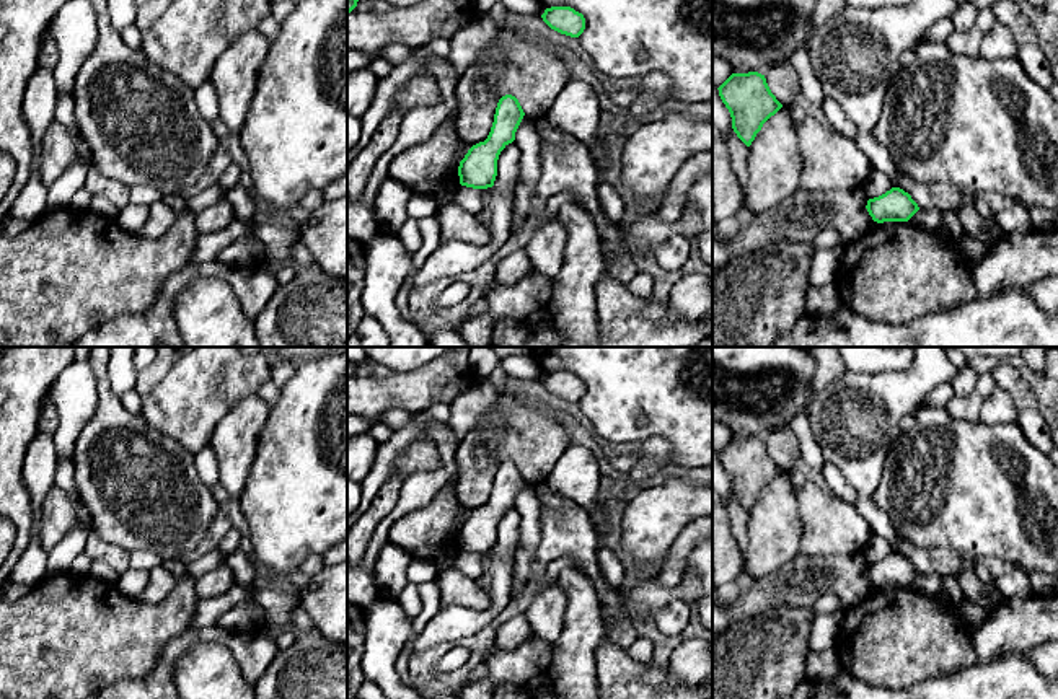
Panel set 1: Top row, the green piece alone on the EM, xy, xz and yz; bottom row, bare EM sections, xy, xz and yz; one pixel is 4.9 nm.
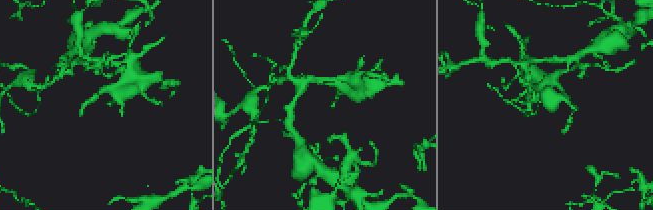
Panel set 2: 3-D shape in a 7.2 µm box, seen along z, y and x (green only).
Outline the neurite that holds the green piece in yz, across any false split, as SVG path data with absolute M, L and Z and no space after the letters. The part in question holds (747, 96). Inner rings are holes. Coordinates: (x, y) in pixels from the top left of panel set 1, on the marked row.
M758 72L732 73L717 90L730 112L734 132L747 147L763 124L782 108L765 75Z

